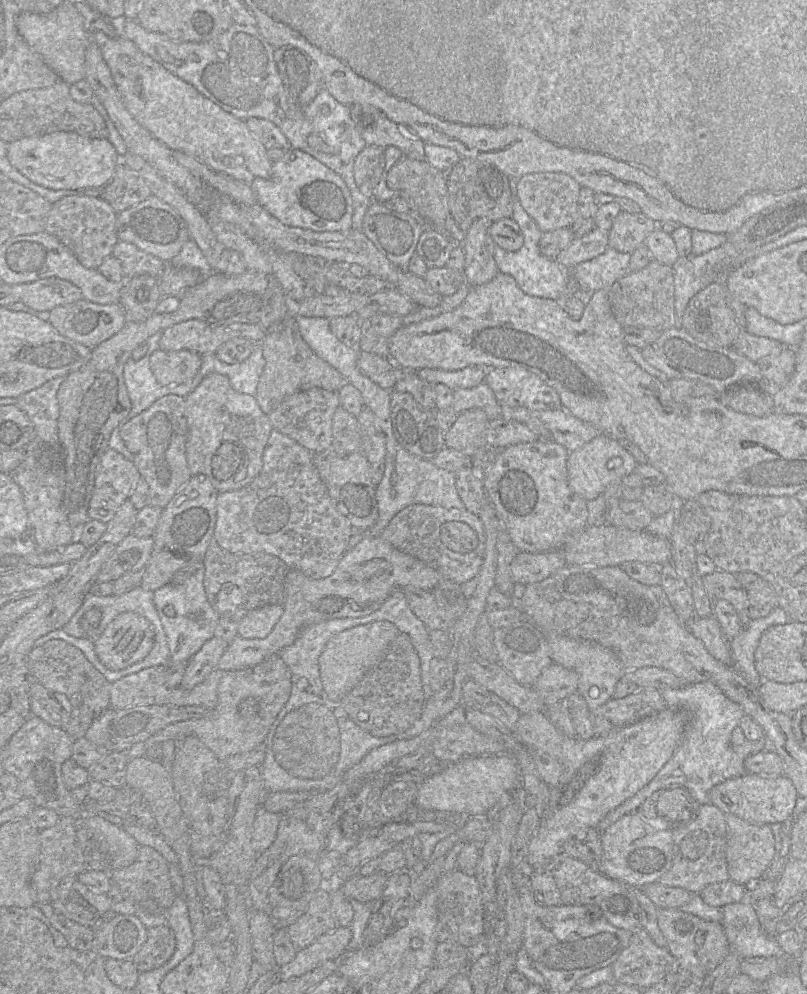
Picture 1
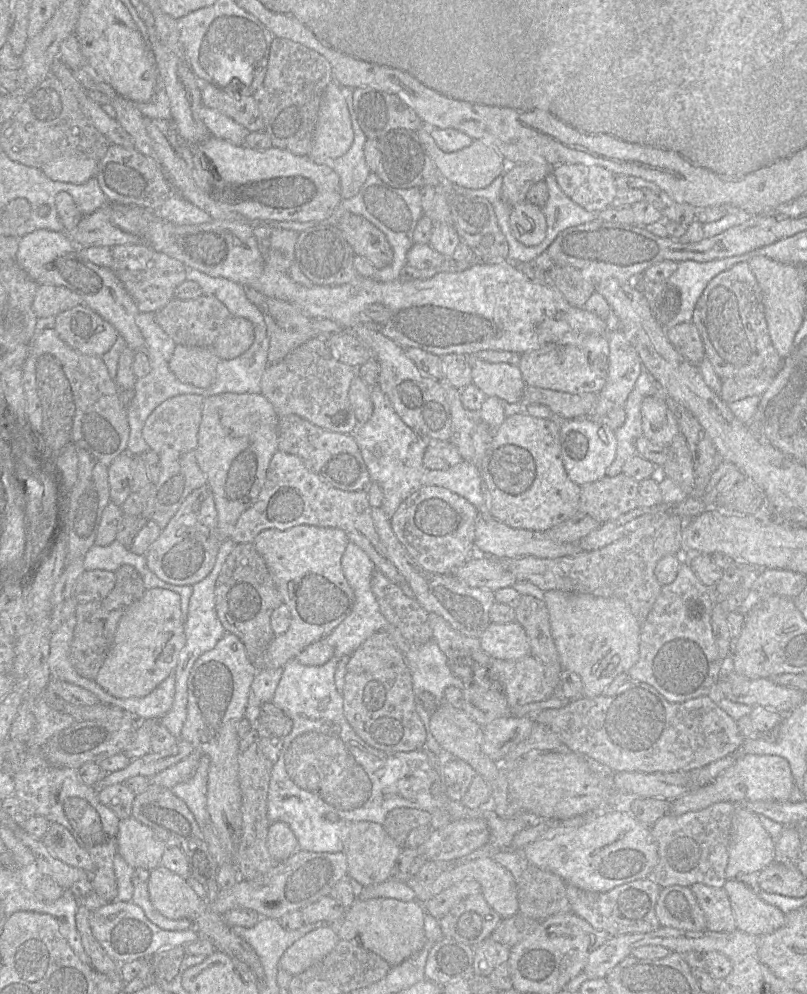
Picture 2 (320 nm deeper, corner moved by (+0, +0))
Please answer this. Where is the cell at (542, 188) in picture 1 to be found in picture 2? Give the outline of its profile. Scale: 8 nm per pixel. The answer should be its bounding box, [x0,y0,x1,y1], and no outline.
[552,164,618,212]

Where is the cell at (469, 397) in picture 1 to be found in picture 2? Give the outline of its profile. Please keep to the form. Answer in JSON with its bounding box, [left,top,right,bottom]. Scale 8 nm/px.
[468,356,525,403]

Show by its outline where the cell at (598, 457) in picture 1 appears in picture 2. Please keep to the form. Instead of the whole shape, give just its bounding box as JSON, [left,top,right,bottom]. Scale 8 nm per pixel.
[559,417,616,486]

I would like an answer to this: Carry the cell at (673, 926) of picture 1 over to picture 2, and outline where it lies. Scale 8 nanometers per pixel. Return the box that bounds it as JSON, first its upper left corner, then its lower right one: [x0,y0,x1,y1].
[655,887,706,931]

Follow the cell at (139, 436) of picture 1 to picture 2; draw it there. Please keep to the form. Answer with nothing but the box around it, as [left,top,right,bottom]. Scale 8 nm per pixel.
[141,394,207,529]

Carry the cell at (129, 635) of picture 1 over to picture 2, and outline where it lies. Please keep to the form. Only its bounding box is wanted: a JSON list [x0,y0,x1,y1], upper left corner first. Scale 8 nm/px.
[95,588,185,698]

